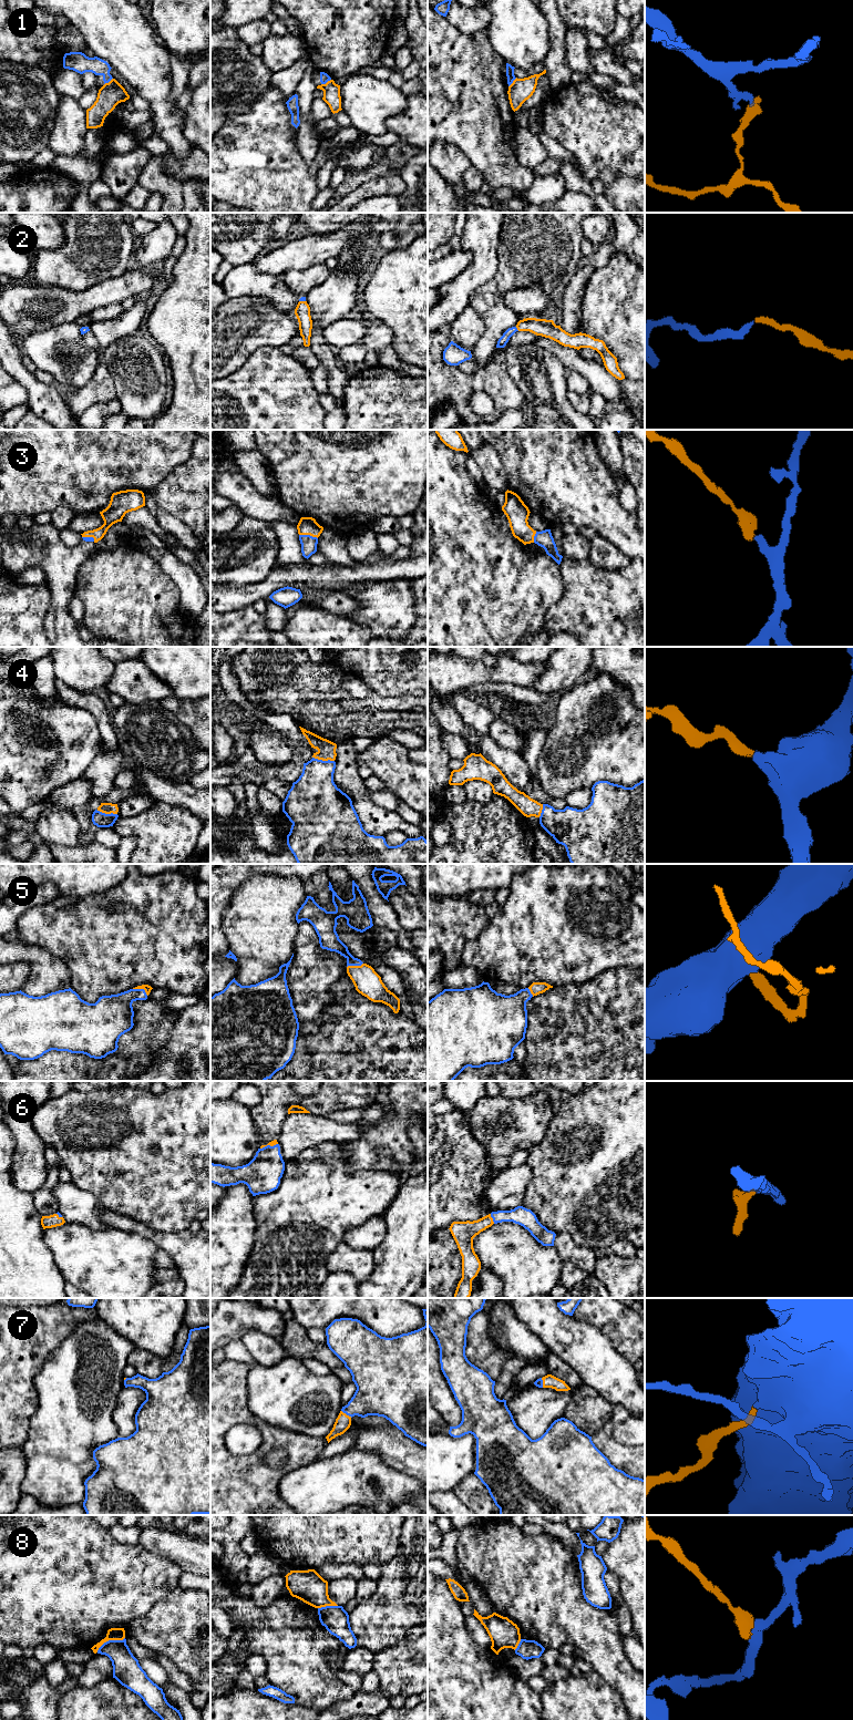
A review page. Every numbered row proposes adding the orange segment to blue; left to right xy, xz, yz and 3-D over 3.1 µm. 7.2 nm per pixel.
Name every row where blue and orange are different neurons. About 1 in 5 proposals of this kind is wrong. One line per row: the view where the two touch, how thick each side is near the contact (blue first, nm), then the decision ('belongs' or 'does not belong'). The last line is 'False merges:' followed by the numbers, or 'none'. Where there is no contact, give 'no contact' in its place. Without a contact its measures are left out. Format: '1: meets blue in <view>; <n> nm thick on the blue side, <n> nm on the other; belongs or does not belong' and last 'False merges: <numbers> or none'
1: meets blue in xz; 70 nm thick on the blue side, 130 nm on the other; does not belong
2: meets blue in yz; 70 nm thick on the blue side, 130 nm on the other; belongs
3: meets blue in xz; 110 nm thick on the blue side, 130 nm on the other; belongs
4: meets blue in xz; 320 nm thick on the blue side, 130 nm on the other; belongs
5: meets blue in xy; 260 nm thick on the blue side, 50 nm on the other; belongs
6: meets blue in yz; 130 nm thick on the blue side, 160 nm on the other; belongs
7: meets blue in xz; 280 nm thick on the blue side, 110 nm on the other; belongs
8: meets blue in xy; 200 nm thick on the blue side, 100 nm on the other; does not belong
False merges: 1, 8

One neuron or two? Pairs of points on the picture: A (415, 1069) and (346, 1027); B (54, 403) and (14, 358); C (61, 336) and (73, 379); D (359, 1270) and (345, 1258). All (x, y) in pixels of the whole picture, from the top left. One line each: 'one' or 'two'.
A: one
B: one
C: one
D: one

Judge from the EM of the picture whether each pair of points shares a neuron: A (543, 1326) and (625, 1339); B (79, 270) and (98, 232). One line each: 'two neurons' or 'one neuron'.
A: two neurons
B: one neuron

